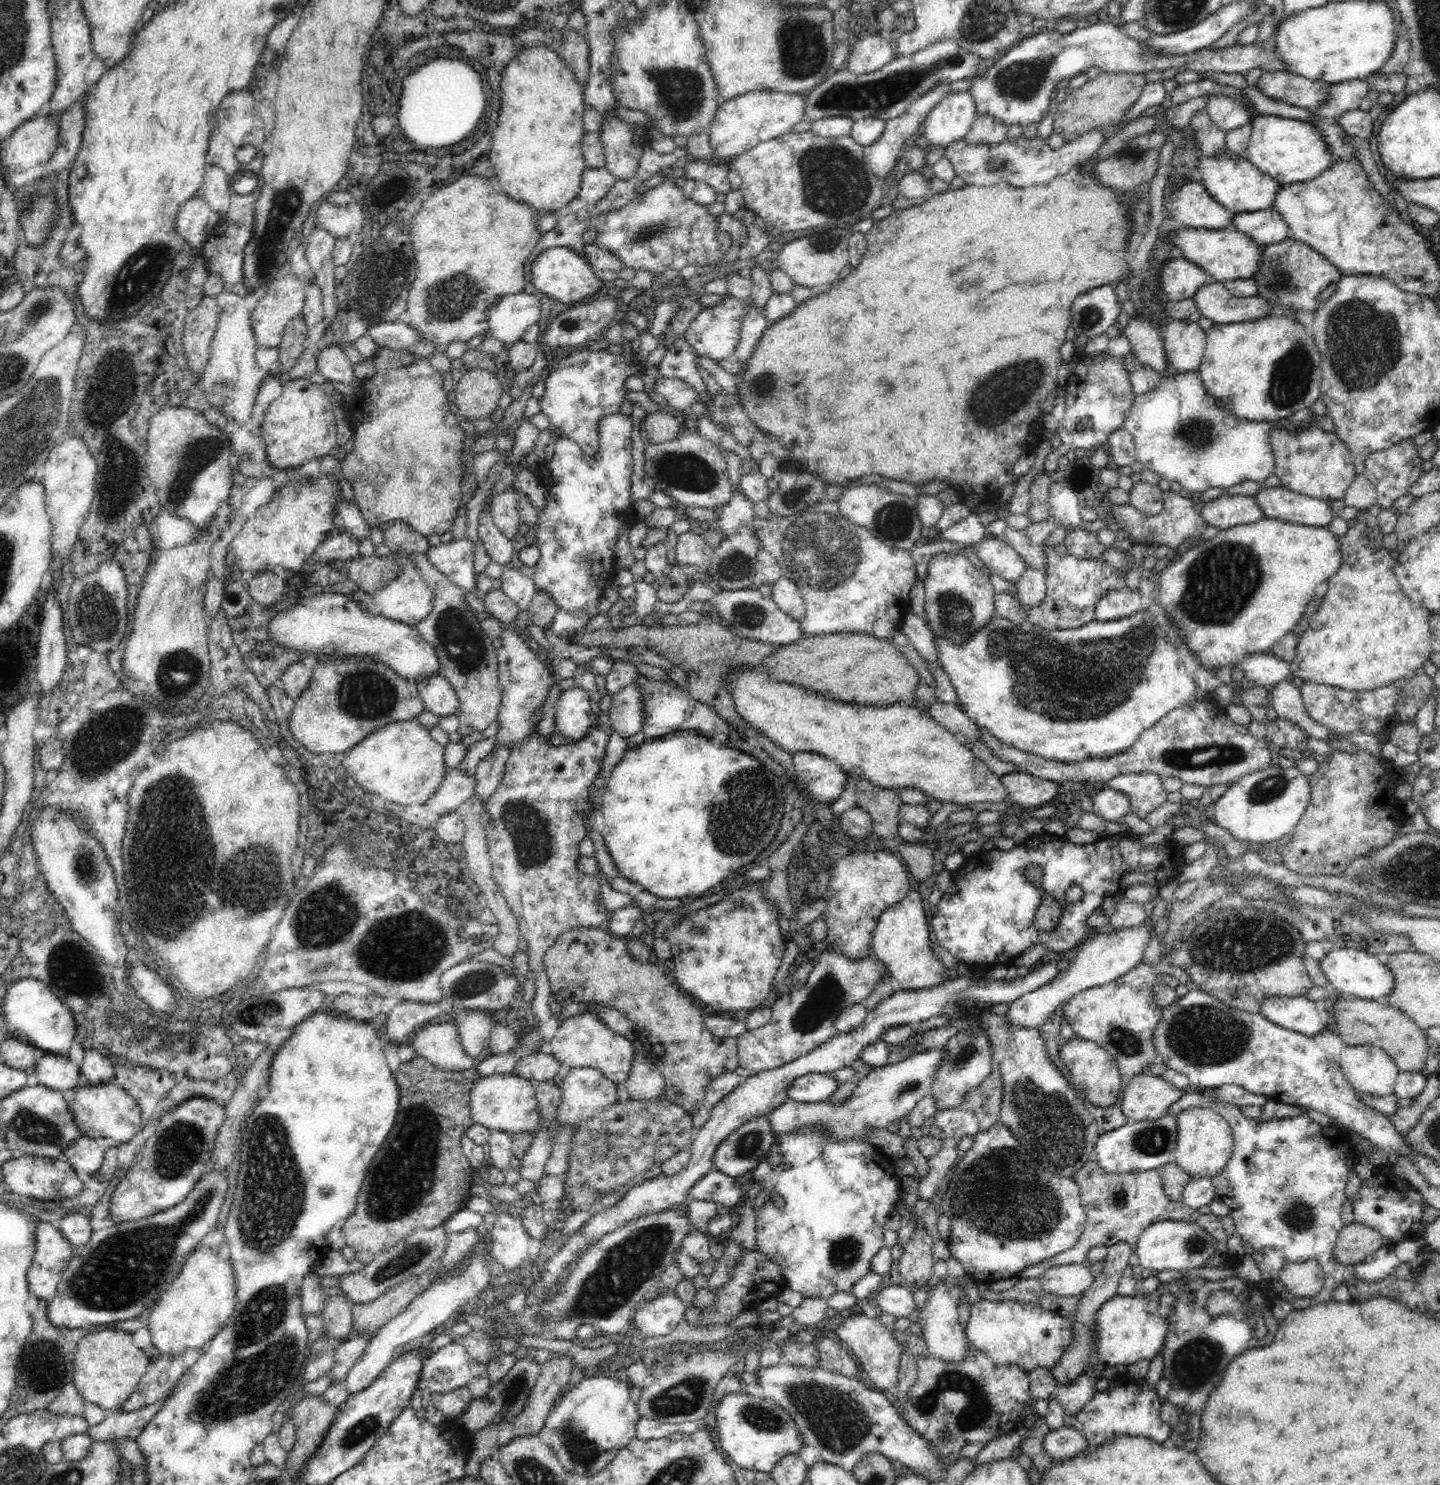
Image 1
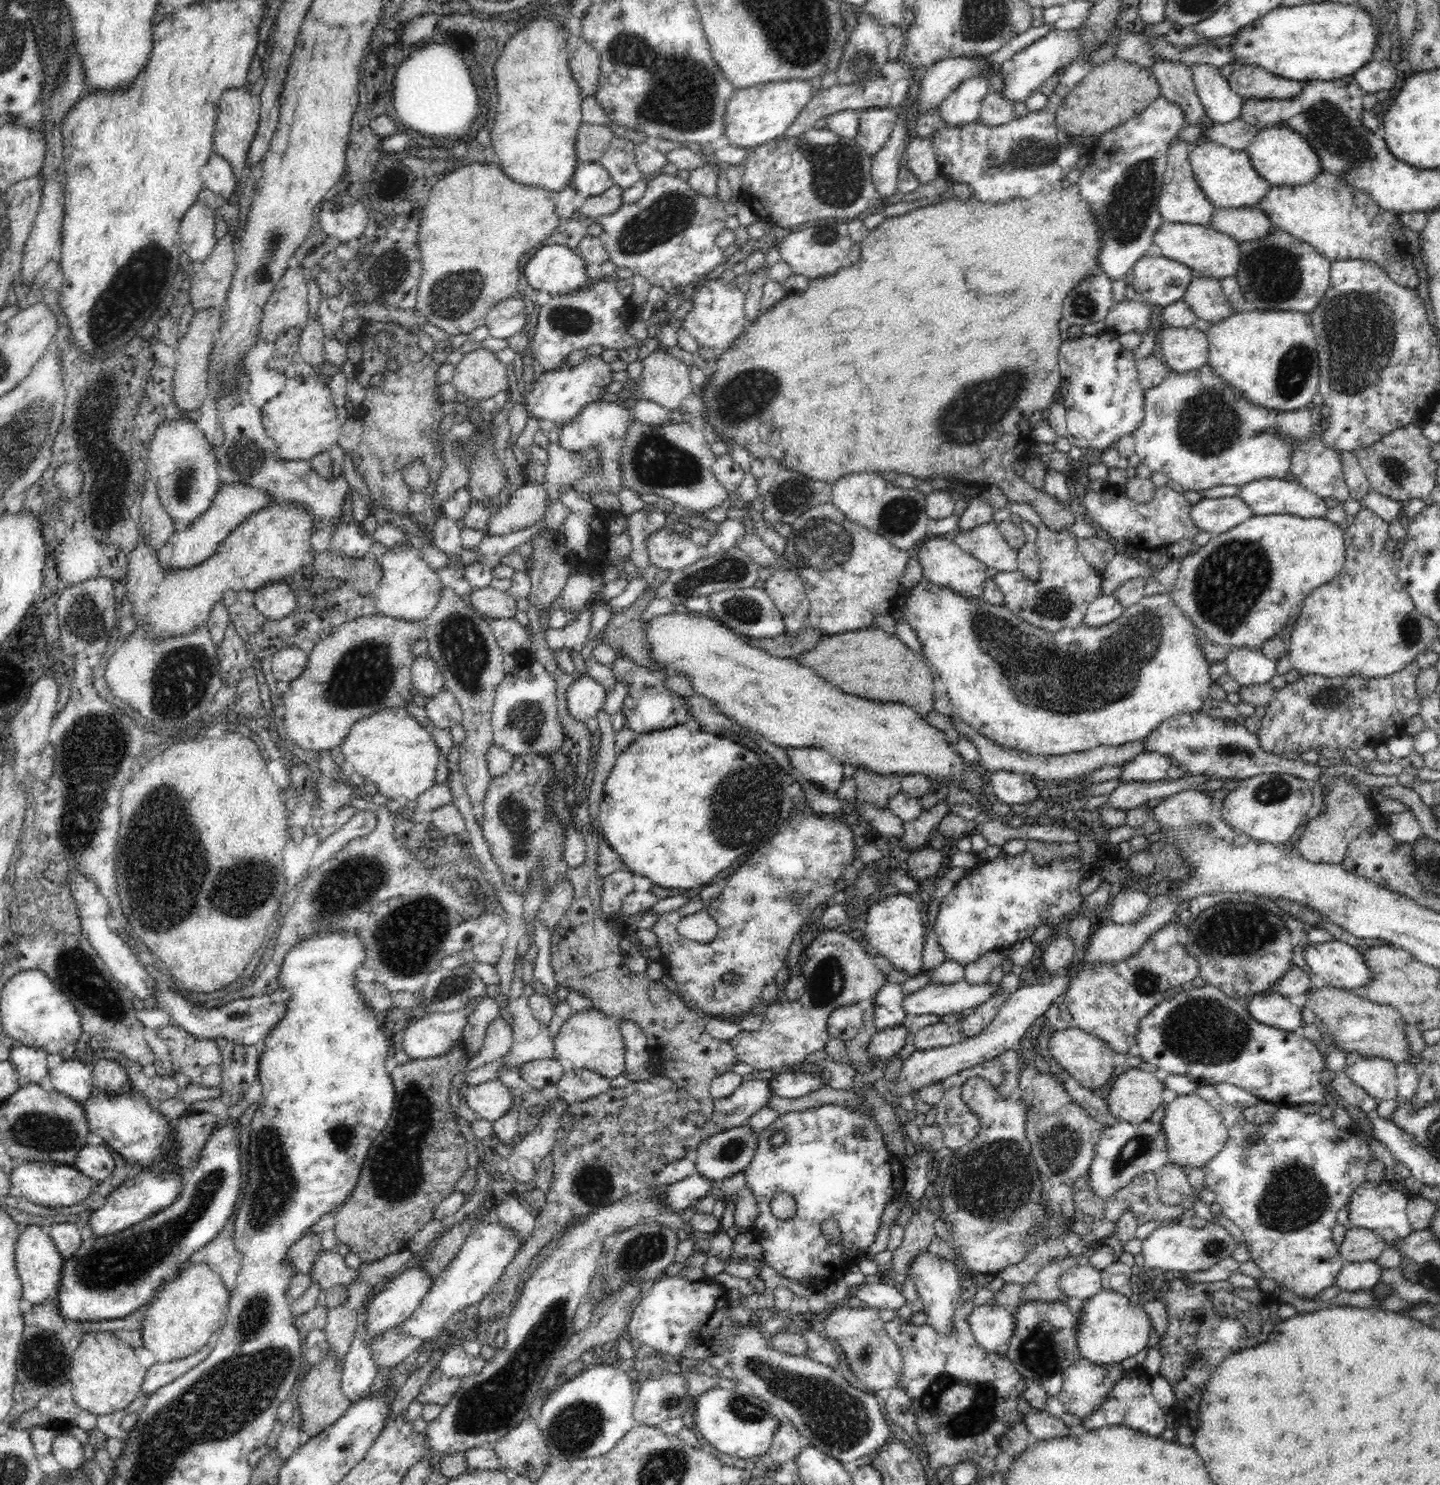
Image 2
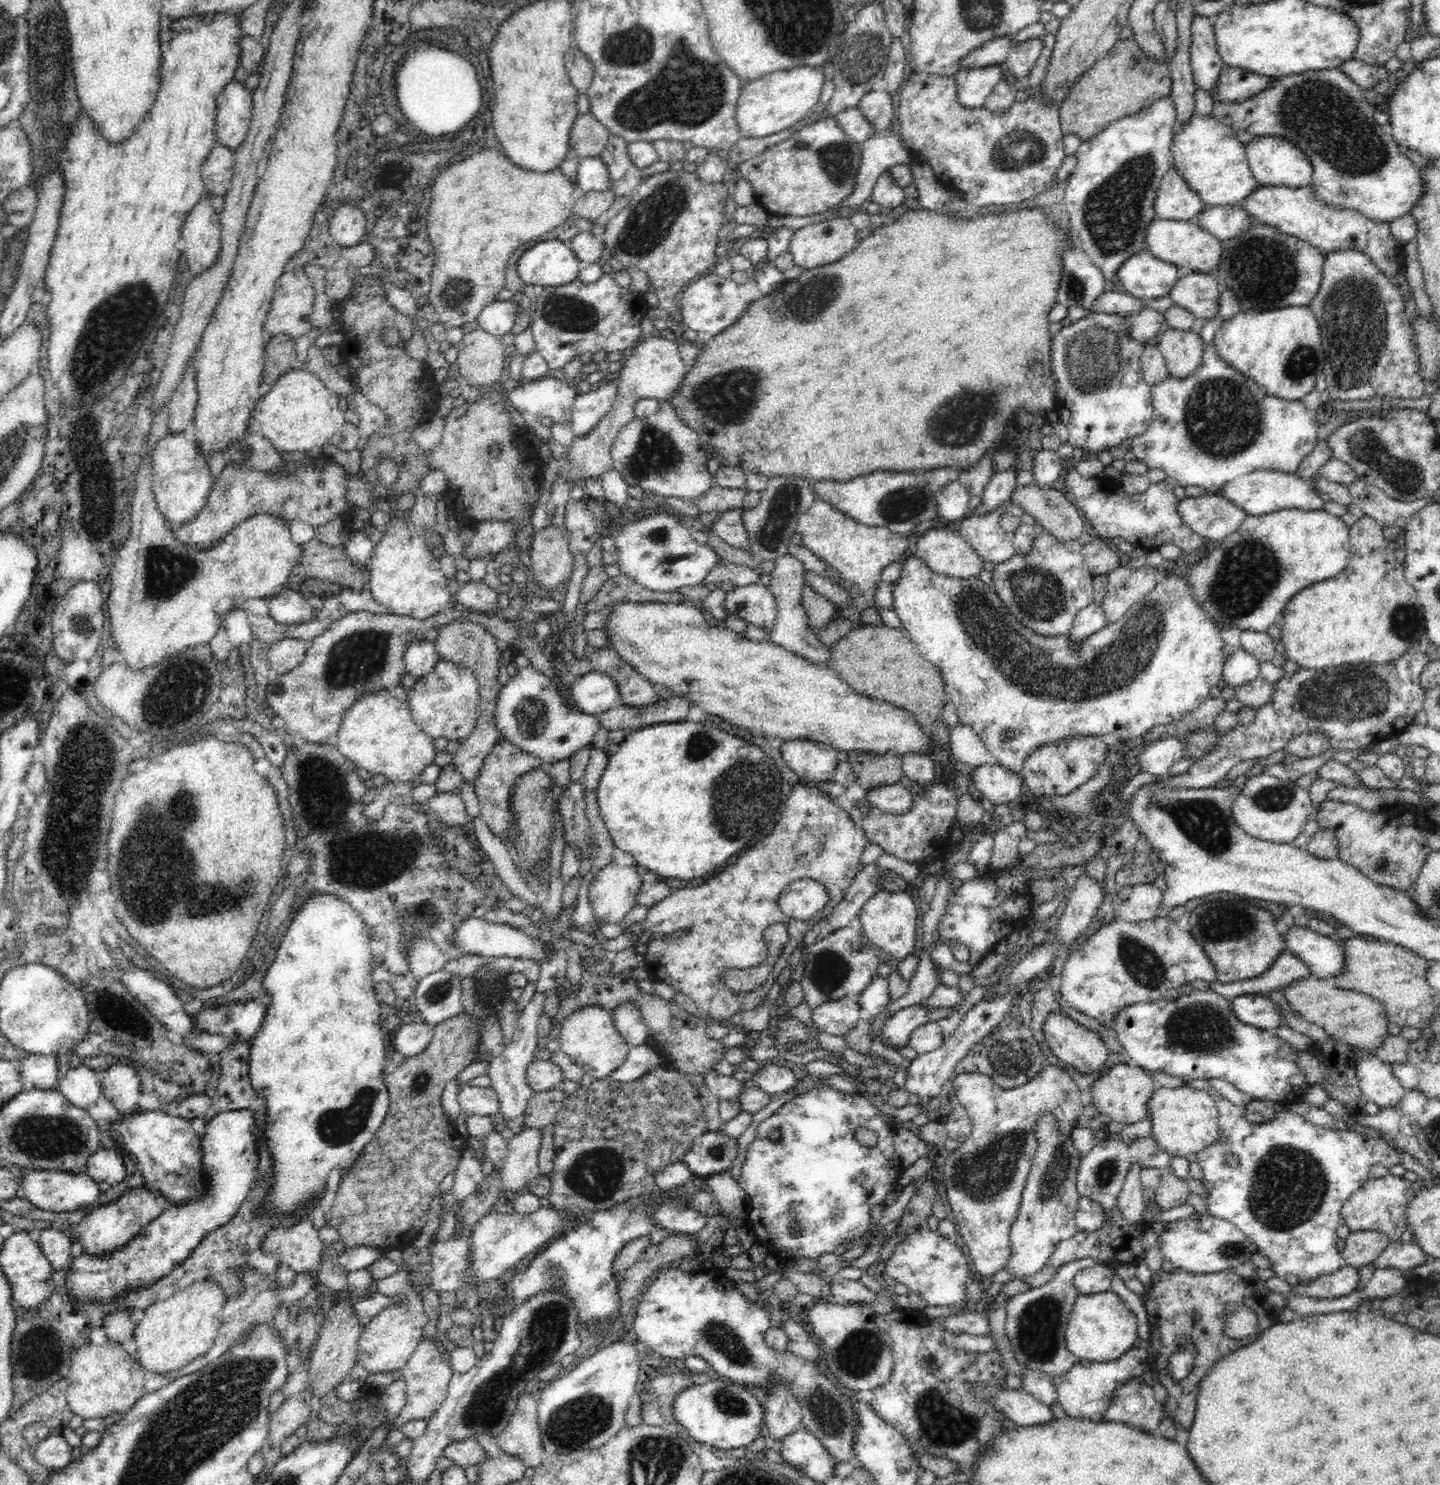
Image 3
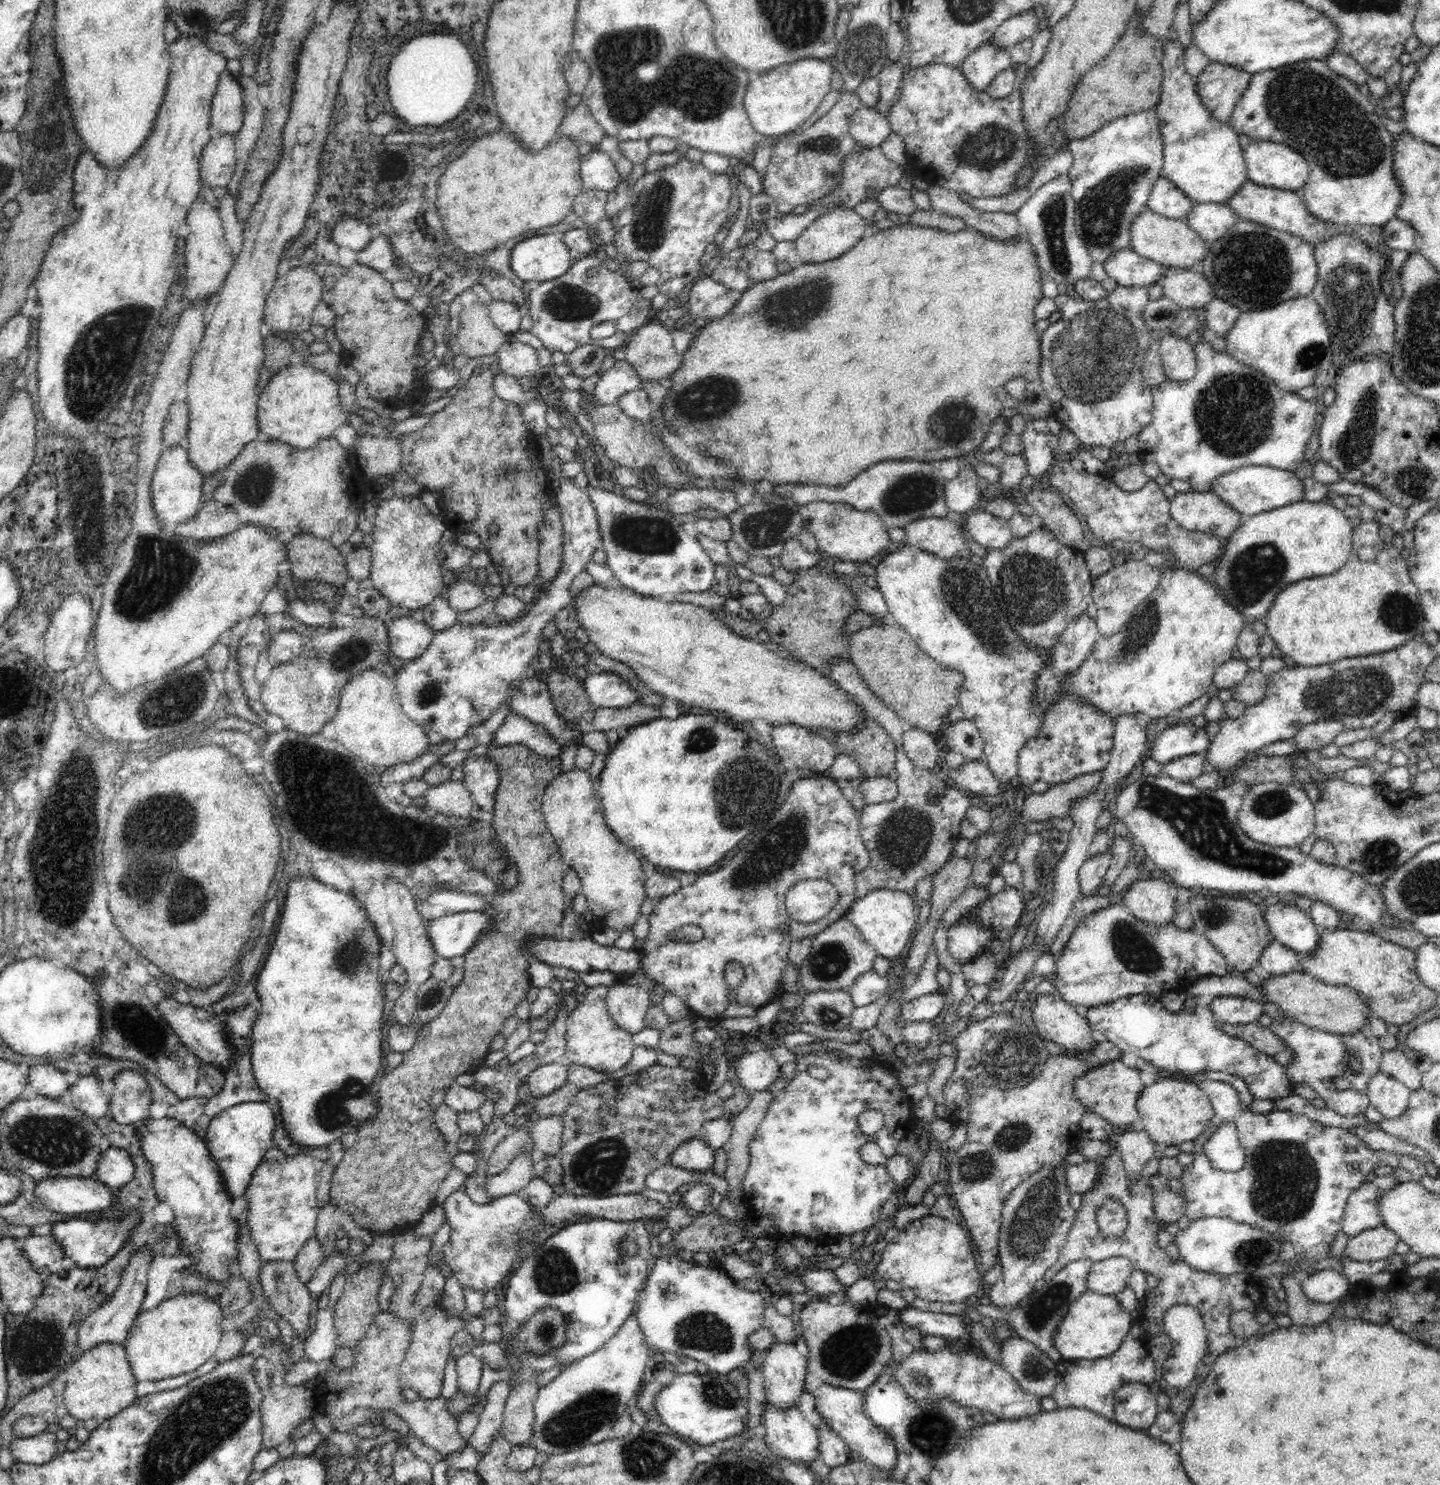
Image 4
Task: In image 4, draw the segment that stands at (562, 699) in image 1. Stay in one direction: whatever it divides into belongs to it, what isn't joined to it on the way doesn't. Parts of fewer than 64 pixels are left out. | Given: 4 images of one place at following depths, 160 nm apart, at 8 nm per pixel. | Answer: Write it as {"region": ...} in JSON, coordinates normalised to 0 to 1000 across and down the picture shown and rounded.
{"region":[[[413,453],[403,459],[415,477],[433,477],[444,471],[440,463],[428,453]]]}

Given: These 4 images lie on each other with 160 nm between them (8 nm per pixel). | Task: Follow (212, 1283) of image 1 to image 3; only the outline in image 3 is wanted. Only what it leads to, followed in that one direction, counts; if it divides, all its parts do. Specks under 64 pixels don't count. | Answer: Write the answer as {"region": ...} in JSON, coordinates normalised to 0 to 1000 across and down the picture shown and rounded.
{"region":[[[142,861],[133,863],[130,868],[118,874],[104,878],[99,883],[99,888],[92,896],[94,914],[101,924],[103,926],[119,924],[143,912],[147,908],[154,893],[154,881],[158,876],[157,873],[151,863]]]}

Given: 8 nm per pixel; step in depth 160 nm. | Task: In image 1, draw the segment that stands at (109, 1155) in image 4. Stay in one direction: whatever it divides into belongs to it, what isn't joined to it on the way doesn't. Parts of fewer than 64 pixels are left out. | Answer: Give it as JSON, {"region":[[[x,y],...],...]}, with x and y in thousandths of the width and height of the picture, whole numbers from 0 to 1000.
{"region":[[[56,765],[53,766],[43,778],[51,788],[54,789],[62,789],[64,791],[71,785],[73,774],[71,774],[67,767]]]}

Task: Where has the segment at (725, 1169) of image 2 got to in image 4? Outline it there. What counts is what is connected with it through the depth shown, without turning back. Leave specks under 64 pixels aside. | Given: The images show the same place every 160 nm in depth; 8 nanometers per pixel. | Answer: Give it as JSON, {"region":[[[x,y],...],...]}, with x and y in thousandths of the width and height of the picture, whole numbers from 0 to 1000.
{"region":[[[486,766],[475,768],[465,778],[465,783],[479,789],[490,789],[495,787],[497,774]]]}

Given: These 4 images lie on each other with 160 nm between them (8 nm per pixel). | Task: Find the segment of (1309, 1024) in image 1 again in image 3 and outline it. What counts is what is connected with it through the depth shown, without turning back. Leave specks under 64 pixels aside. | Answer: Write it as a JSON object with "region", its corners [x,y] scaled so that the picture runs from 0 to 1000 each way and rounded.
{"region":[[[879,670],[860,671],[856,673],[856,679],[858,686],[867,691],[882,695],[893,691],[890,687],[892,681]]]}

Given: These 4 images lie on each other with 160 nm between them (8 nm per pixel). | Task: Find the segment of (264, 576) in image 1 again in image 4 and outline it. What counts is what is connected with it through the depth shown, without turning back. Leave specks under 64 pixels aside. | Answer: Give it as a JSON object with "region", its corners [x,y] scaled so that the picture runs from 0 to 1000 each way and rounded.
{"region":[[[204,404],[200,407],[201,407],[201,410],[199,409],[199,413],[215,423],[224,424],[233,422],[232,414],[229,412],[229,409],[226,409],[226,407],[224,407],[224,405]]]}

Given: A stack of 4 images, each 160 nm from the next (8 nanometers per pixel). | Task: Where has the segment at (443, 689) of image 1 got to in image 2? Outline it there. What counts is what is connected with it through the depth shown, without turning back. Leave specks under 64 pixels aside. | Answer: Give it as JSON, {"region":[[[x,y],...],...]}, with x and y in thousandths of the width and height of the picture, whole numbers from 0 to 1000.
{"region":[[[297,440],[291,440],[285,448],[286,463],[294,469],[301,469],[307,466],[309,455],[305,452],[303,445]]]}

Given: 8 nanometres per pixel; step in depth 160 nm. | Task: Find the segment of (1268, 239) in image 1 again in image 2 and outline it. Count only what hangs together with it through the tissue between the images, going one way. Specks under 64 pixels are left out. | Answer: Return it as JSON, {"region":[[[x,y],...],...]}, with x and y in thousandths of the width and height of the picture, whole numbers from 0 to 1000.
{"region":[[[844,139],[839,151],[843,155],[849,156],[858,162],[877,161],[885,152],[882,146],[872,139]]]}

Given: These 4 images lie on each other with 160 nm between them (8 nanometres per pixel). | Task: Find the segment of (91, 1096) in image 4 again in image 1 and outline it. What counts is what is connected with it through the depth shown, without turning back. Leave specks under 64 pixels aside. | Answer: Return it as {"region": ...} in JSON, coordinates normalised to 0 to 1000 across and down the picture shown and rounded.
{"region":[[[33,708],[28,711],[24,719],[28,731],[42,735],[56,731],[55,722],[56,719],[47,712]]]}

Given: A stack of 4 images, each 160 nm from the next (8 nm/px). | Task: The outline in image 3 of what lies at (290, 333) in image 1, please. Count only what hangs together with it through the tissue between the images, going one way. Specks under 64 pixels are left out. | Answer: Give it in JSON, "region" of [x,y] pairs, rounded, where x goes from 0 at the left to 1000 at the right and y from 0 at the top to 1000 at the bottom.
{"region":[[[199,224],[188,227],[184,232],[183,257],[189,260],[198,251],[204,248],[205,228]]]}

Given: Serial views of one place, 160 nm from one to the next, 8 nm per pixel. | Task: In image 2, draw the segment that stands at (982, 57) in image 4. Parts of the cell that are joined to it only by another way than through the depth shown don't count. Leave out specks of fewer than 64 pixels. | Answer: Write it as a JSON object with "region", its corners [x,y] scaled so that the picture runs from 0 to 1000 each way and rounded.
{"region":[[[676,52],[668,55],[652,70],[654,81],[660,85],[669,85],[679,80],[685,61],[685,53]]]}

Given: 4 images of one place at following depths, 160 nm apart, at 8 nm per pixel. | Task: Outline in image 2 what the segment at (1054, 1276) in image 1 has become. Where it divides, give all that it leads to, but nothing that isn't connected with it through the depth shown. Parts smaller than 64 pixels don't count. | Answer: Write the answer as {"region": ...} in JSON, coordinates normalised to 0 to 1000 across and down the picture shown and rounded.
{"region":[[[758,852],[744,853],[736,858],[735,865],[741,874],[747,873],[752,876],[766,868],[765,856]]]}

